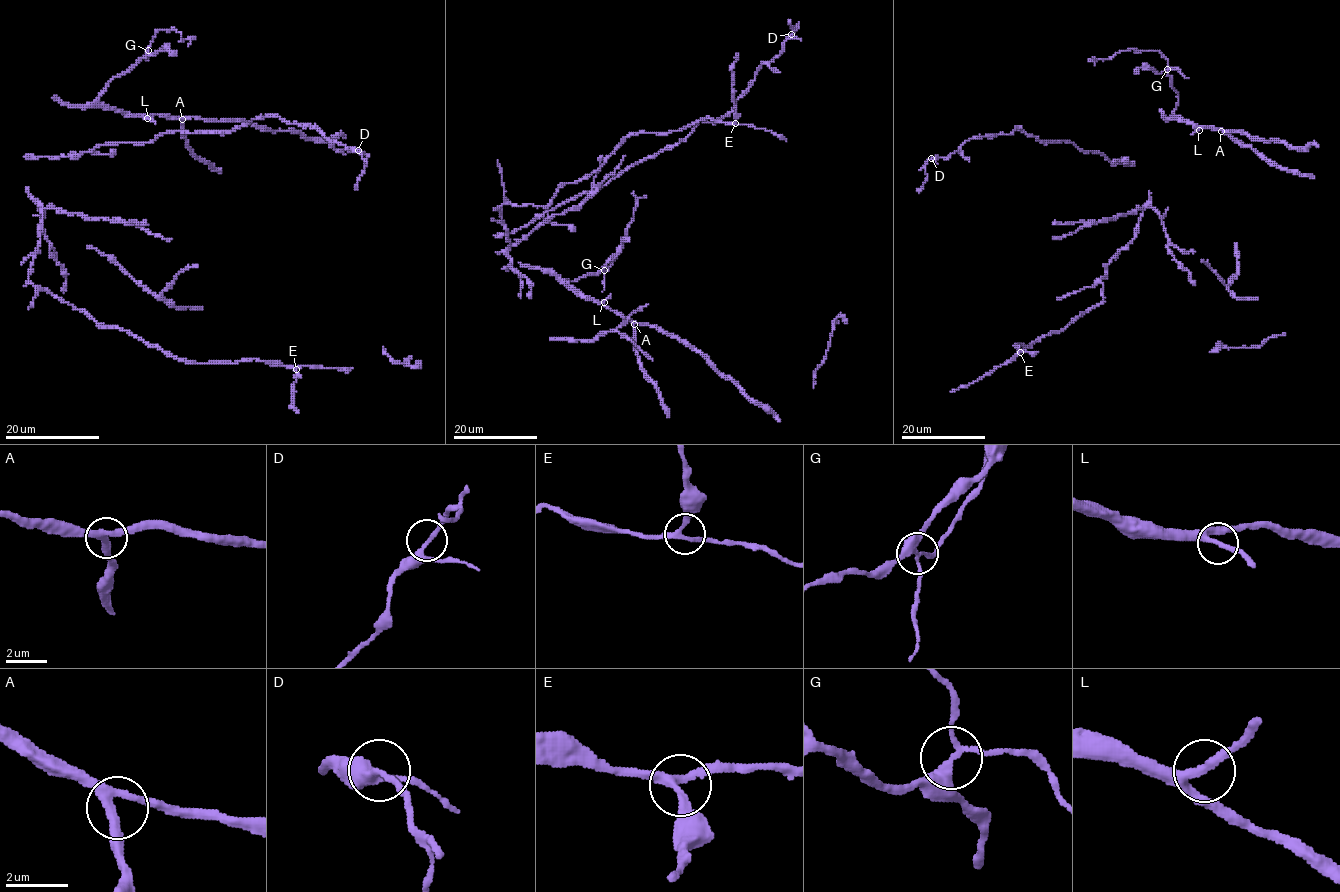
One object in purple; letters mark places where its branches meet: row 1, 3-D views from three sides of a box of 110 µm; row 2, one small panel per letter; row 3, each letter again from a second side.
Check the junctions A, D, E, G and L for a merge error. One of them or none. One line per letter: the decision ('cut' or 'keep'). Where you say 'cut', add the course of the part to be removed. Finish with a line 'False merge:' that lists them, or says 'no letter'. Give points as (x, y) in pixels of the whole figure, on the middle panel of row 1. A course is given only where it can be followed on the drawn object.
A: keep
D: keep
E: keep
G: cut | (604, 270), (614, 260), (626, 237), (636, 199), (639, 198)
L: keep
False merge: G

